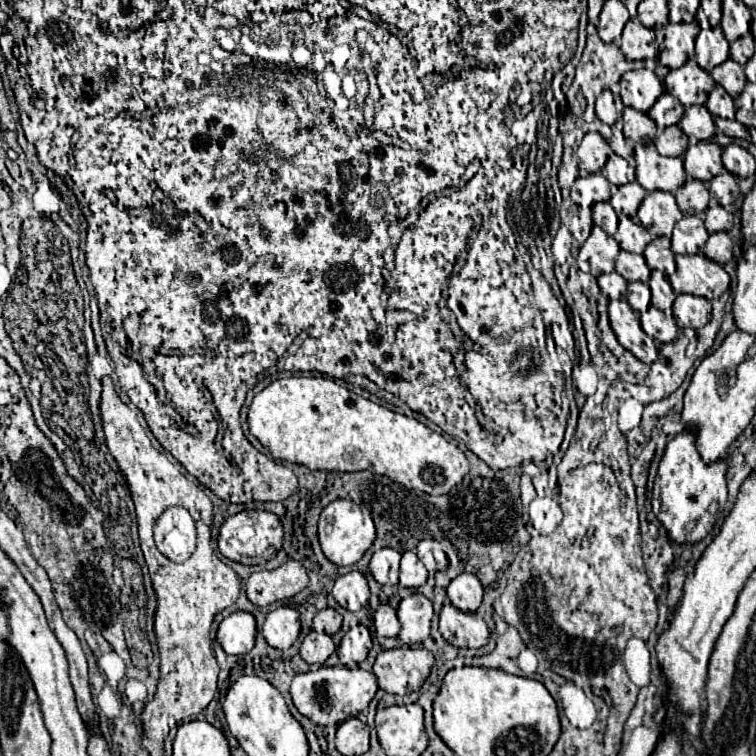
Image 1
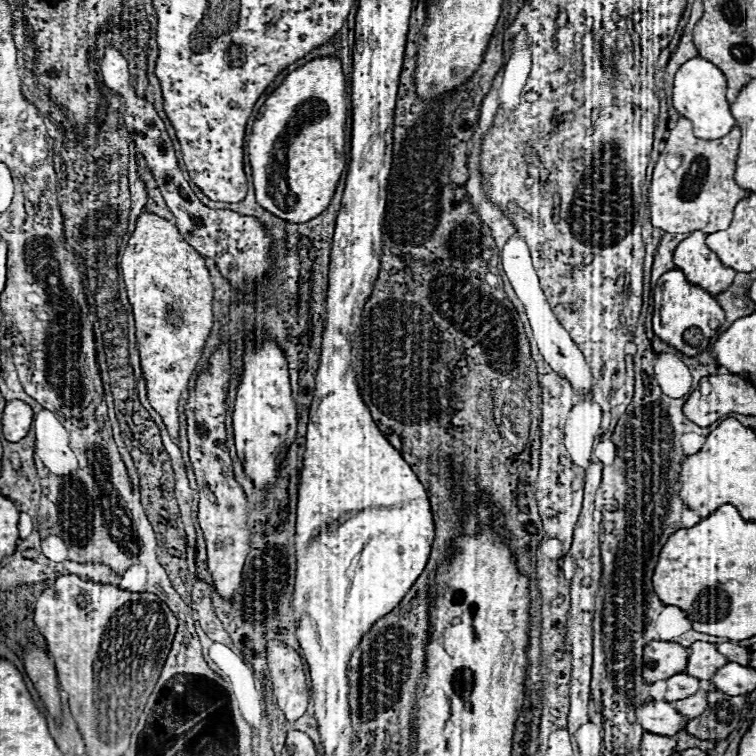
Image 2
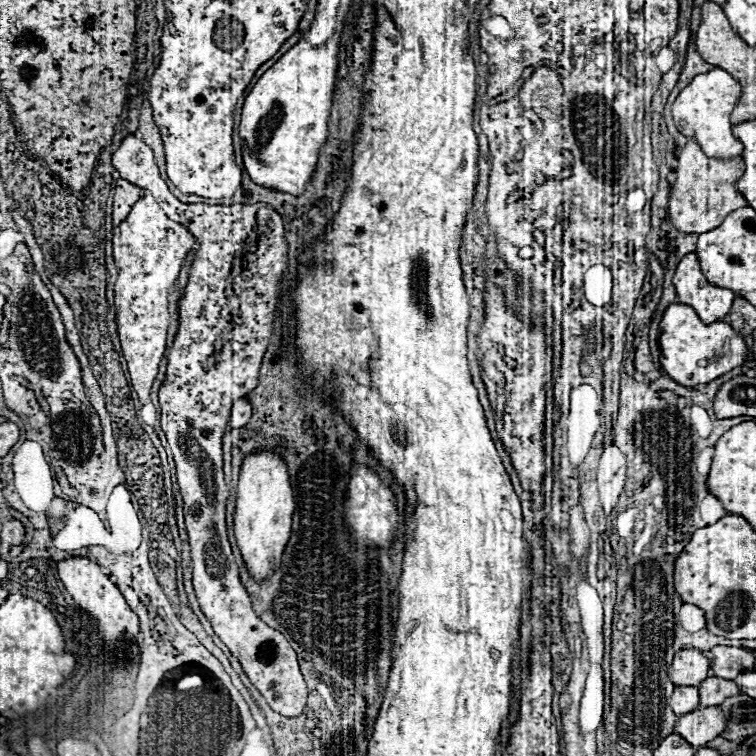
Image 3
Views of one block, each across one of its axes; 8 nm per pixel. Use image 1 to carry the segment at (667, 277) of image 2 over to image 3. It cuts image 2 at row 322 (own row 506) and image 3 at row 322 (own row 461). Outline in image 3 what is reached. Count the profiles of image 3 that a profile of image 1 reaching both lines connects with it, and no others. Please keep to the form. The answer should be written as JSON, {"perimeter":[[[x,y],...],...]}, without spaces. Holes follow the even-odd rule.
{"perimeter":[[[672,304],[664,312],[664,318],[660,322],[660,364],[664,372],[676,380],[680,386],[694,388],[698,384],[708,384],[716,380],[718,376],[730,372],[732,368],[738,368],[744,364],[748,348],[746,342],[740,338],[740,334],[726,322],[716,322],[716,324],[704,324],[696,312],[686,306],[686,304]],[[728,338],[728,340],[726,340]],[[724,344],[728,344],[728,356],[724,356]],[[724,356],[724,360],[718,360]],[[698,360],[714,360],[712,364],[696,364]]]}

